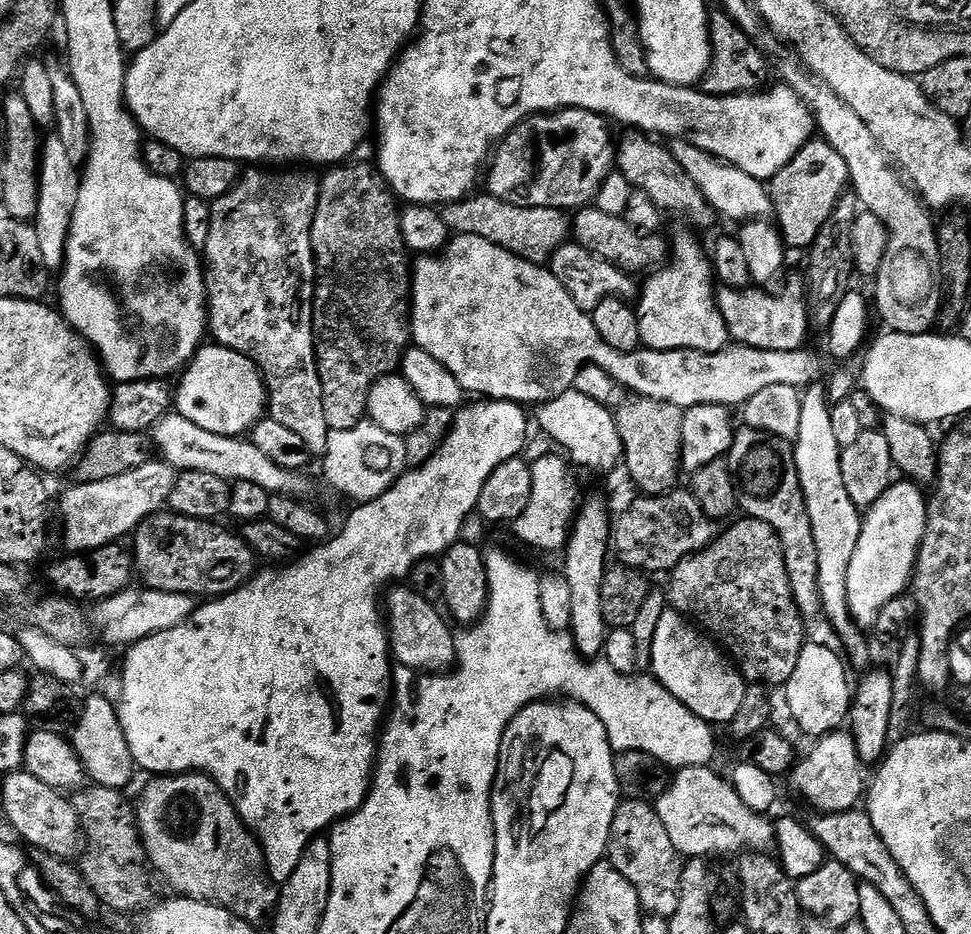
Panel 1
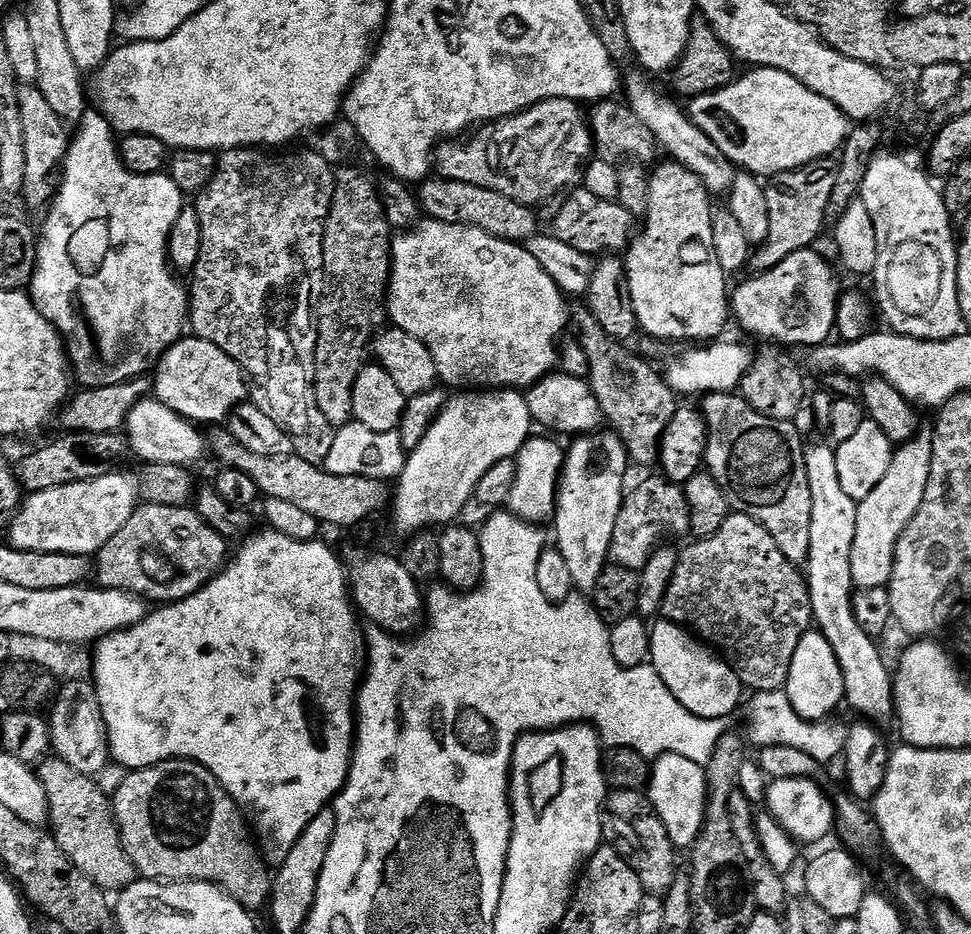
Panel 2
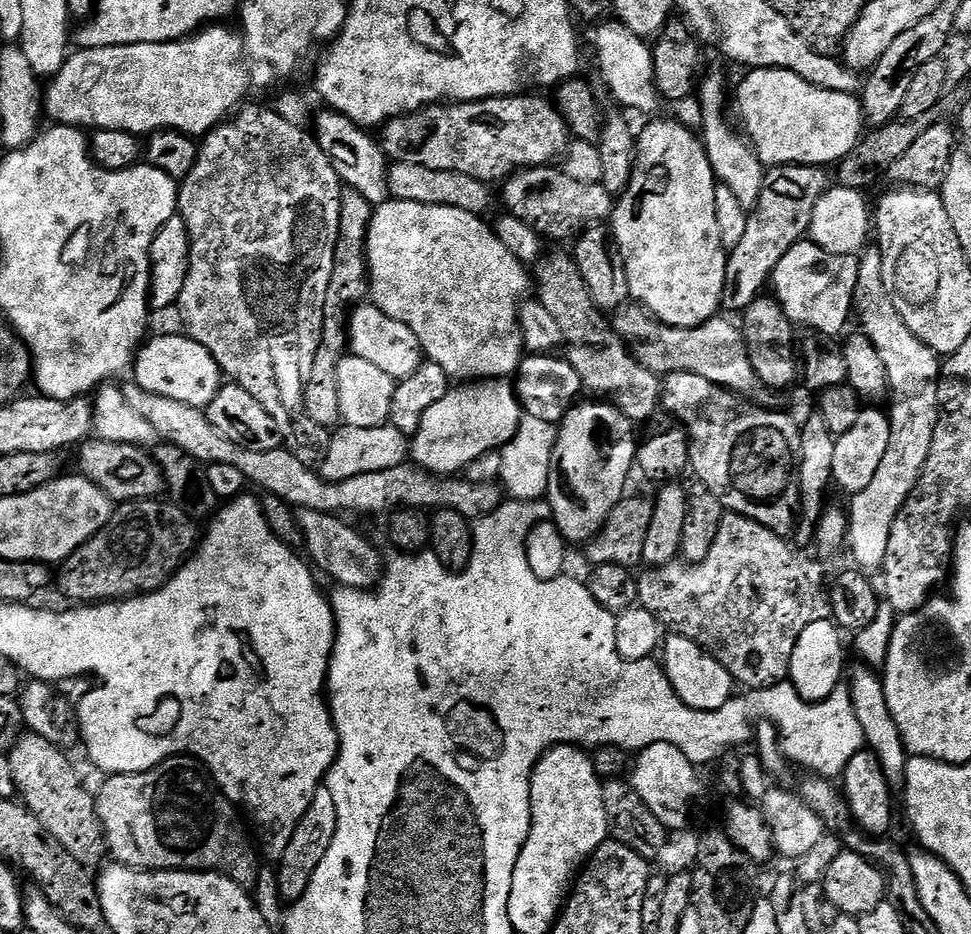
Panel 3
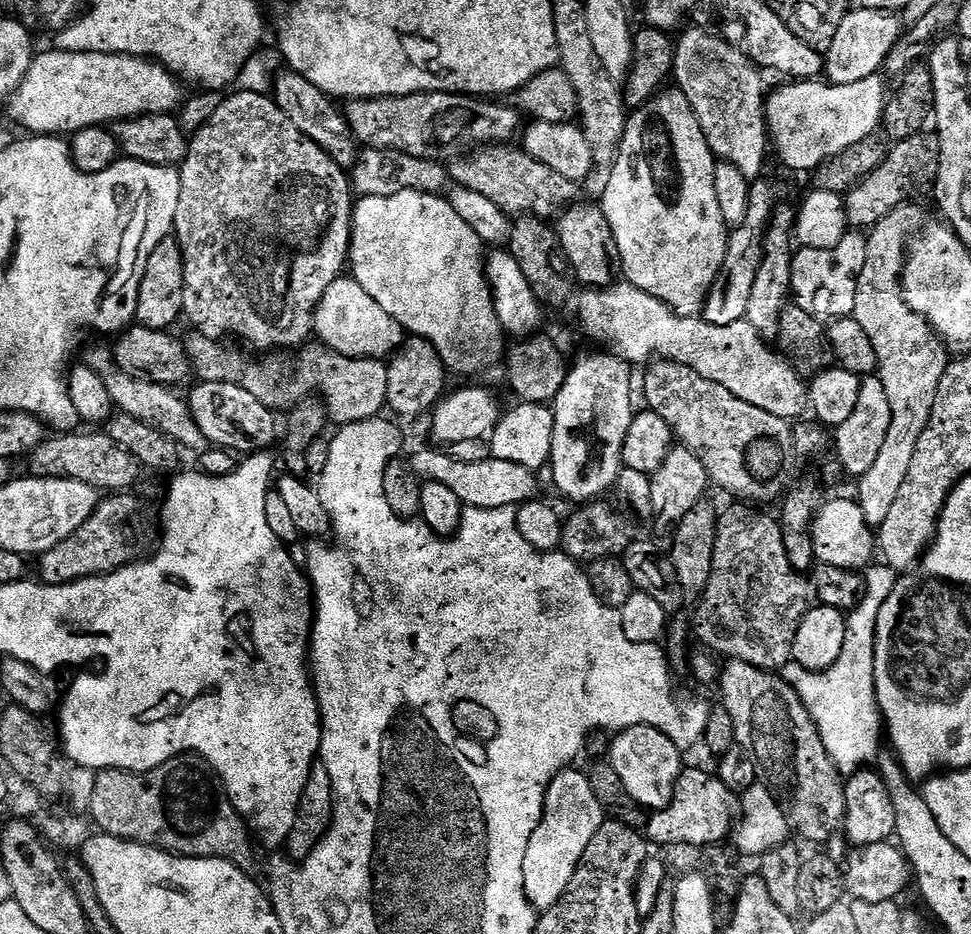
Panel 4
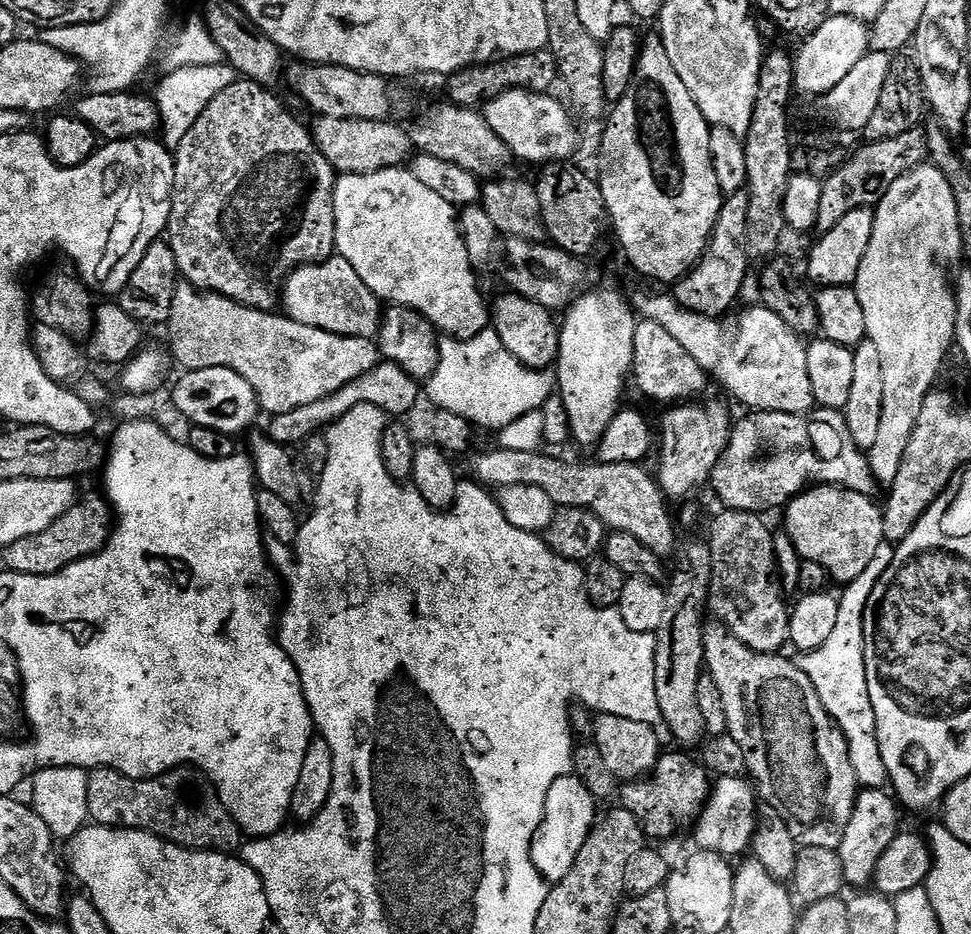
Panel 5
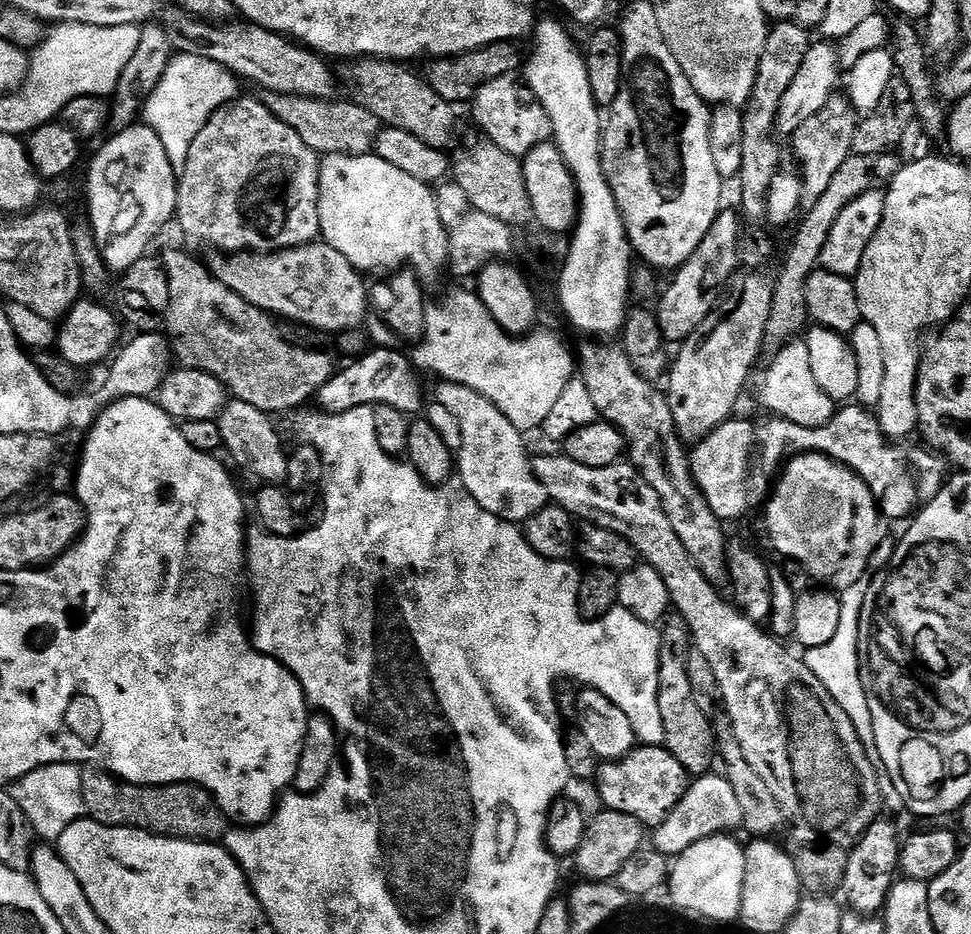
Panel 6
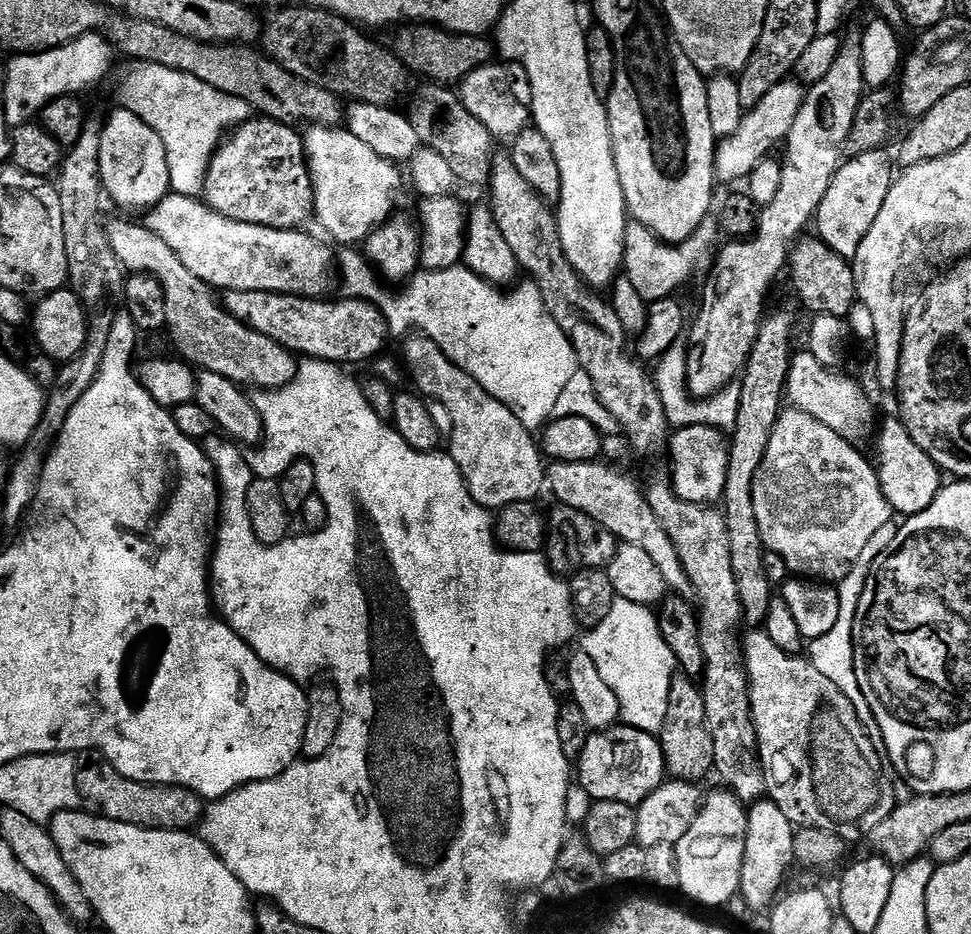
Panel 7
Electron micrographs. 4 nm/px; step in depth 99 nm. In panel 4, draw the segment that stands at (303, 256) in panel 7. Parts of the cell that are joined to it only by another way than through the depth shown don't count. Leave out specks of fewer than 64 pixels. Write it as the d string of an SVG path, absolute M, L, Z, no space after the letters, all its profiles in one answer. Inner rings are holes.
M348 274L341 275L324 291L312 316L312 326L315 335L320 335L319 343L323 347L356 359L384 360L406 339L402 325L390 318L390 314L386 314L386 310L382 310L382 306L378 306L378 302L374 302L374 298L370 298L370 294L366 294L359 282Z

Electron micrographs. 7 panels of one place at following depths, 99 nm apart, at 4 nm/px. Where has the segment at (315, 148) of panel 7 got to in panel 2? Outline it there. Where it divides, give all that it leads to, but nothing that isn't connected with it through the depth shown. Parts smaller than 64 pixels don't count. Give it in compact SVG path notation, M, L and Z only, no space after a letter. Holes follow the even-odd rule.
M424 218L415 226L401 231L392 242L392 277L388 283L388 320L406 334L418 338L430 350L436 363L436 375L445 385L453 384L456 390L527 390L537 384L543 376L549 375L558 364L558 347L556 339L570 324L570 308L564 305L566 296L555 280L546 274L523 243L514 240L503 240L486 234L478 226L438 222Z

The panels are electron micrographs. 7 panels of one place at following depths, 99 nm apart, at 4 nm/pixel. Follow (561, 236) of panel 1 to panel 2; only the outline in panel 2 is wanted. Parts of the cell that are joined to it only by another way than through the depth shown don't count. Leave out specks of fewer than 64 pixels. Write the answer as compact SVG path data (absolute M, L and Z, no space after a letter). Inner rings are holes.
M429 178L423 181L419 188L418 203L423 215L438 222L478 226L494 238L517 242L527 242L538 232L536 216L532 213L535 211L529 205L519 204L506 198L506 194L486 190L482 186L470 186L470 182L458 182L443 178Z

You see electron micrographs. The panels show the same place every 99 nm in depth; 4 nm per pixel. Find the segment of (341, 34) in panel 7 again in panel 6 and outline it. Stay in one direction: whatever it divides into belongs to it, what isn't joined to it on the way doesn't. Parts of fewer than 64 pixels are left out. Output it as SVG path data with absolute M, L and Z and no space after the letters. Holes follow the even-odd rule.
M360 58L348 72L348 80L356 84L355 103L360 104L370 114L374 114L381 125L406 130L432 148L448 150L453 147L452 139L456 136L456 116L453 105L446 103L428 85L423 75L415 76L411 67L395 60L374 60Z

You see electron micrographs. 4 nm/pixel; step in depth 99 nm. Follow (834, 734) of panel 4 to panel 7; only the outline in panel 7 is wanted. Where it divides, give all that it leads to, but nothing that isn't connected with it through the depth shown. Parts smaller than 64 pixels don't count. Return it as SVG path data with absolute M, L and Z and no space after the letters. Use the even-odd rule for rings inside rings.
M884 534L870 538L868 551L862 554L862 558L858 558L858 562L850 570L850 574L846 574L846 578L839 581L840 605L838 606L838 622L834 622L834 630L830 630L830 634L826 634L822 638L811 641L806 648L807 659L811 660L815 668L822 674L826 674L826 678L830 678L830 682L834 682L834 686L838 686L838 690L842 690L842 694L846 694L850 706L854 706L854 714L858 714L858 722L862 722L862 726L868 732L868 736L873 742L880 740L880 731L878 730L878 722L862 694L862 690L858 686L858 674L854 670L852 631L854 630L854 618L858 610L858 602L862 598L862 590L866 586L866 578L872 569L873 554L887 548L888 542L889 537Z

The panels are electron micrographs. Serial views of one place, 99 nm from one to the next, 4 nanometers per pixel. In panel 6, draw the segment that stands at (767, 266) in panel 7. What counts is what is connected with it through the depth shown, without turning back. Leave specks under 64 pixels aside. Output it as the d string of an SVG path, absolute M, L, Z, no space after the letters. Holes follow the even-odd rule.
M834 94L828 99L826 106L822 106L822 110L814 114L814 118L802 122L802 126L798 126L798 130L790 137L792 152L800 163L798 175L804 182L805 205L818 202L818 198L822 198L822 193L830 187L830 182L834 174L838 174L842 162L846 162L846 158L853 155L852 143L857 123L858 113L852 107L851 100L847 95ZM748 270L743 274L733 276L732 283L726 289L726 295L717 304L716 309L709 314L706 322L690 334L690 338L679 345L680 352L674 356L670 371L667 373L668 388L666 395L670 402L670 410L674 414L676 429L680 439L689 445L695 446L702 438L706 438L718 426L722 426L726 421L733 419L736 403L740 400L740 395L744 392L744 387L748 384L748 375L752 372L752 367L756 364L760 352L765 349L764 335L766 334L766 322L770 322L770 302L772 301L773 281L768 280L756 270Z

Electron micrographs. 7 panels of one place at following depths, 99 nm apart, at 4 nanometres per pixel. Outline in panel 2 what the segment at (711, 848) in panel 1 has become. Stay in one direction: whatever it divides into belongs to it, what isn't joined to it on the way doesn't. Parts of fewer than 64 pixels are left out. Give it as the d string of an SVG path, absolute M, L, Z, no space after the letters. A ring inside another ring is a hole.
M669 752L655 757L646 795L652 801L658 818L662 818L662 826L666 826L666 834L670 834L672 845L678 850L691 849L708 812L708 779L701 764L690 762L690 758L682 758L682 754Z

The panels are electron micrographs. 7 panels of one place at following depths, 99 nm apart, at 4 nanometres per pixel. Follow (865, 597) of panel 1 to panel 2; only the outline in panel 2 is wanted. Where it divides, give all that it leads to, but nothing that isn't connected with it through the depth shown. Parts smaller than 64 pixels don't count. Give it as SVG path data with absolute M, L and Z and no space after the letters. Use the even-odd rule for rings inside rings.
M921 431L915 438L895 449L890 468L883 475L878 486L874 487L865 500L857 503L858 526L854 530L854 546L850 550L850 574L852 583L857 589L883 588L892 577L894 570L894 550L898 546L898 538L906 530L906 526L918 514L918 508L922 506L922 498L926 494L926 482L930 482L930 466L932 465L932 432Z

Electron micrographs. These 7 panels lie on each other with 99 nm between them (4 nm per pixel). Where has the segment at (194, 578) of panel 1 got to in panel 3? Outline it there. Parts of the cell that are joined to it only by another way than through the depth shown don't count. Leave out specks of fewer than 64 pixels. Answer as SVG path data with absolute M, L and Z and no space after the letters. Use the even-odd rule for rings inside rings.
M164 498L155 500L130 500L113 511L108 524L94 534L78 550L74 550L59 565L60 592L72 602L107 602L129 596L139 596L161 588L177 568L191 557L198 547L198 532L191 515Z

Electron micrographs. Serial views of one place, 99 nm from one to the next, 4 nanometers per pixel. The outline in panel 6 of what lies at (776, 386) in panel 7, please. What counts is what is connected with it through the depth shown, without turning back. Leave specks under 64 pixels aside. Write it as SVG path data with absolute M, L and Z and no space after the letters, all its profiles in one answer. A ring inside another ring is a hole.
M891 151L869 156L855 154L848 156L846 162L842 162L842 166L838 169L838 174L834 174L830 187L822 193L822 198L818 198L818 202L807 205L802 219L795 225L796 233L793 234L792 245L784 256L784 265L781 266L780 273L774 276L770 322L766 322L764 335L765 349L781 349L784 345L792 343L809 327L806 282L810 274L817 271L822 246L826 246L826 238L830 236L830 230L834 228L838 214L842 214L842 210L846 210L846 206L850 206L850 202L854 202L864 192L875 192L892 183L892 179L900 173L902 167L902 160L899 160L896 155L895 151Z

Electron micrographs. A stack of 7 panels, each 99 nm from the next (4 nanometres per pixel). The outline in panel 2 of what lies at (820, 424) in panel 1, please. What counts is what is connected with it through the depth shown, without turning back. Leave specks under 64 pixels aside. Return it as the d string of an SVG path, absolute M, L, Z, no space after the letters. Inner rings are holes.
M809 443L804 449L804 461L806 462L806 478L810 482L810 550L808 551L808 563L806 565L806 579L810 590L810 606L815 627L830 642L834 649L834 658L838 658L838 666L842 670L842 682L844 683L844 699L847 707L852 707L857 712L857 717L871 722L877 726L893 723L896 720L896 695L892 689L894 683L890 664L884 661L880 648L875 639L858 624L854 614L852 597L854 585L850 574L850 550L854 546L854 530L858 526L857 503L842 490L841 479L838 476L836 448L831 443Z

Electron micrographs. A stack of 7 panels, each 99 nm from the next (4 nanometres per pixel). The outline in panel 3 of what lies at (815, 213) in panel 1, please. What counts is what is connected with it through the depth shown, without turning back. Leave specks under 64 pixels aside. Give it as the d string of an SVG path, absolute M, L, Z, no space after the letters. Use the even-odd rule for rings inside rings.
M781 164L772 166L765 171L764 189L758 198L756 207L751 209L746 222L746 235L738 246L728 252L728 265L726 266L726 282L724 283L724 298L722 301L725 309L736 314L743 313L765 291L766 285L771 281L772 271L786 258L786 250L790 250L801 240L808 236L808 227L814 218L814 206L818 206L818 198L827 192L830 187L830 176L823 167L810 164Z

